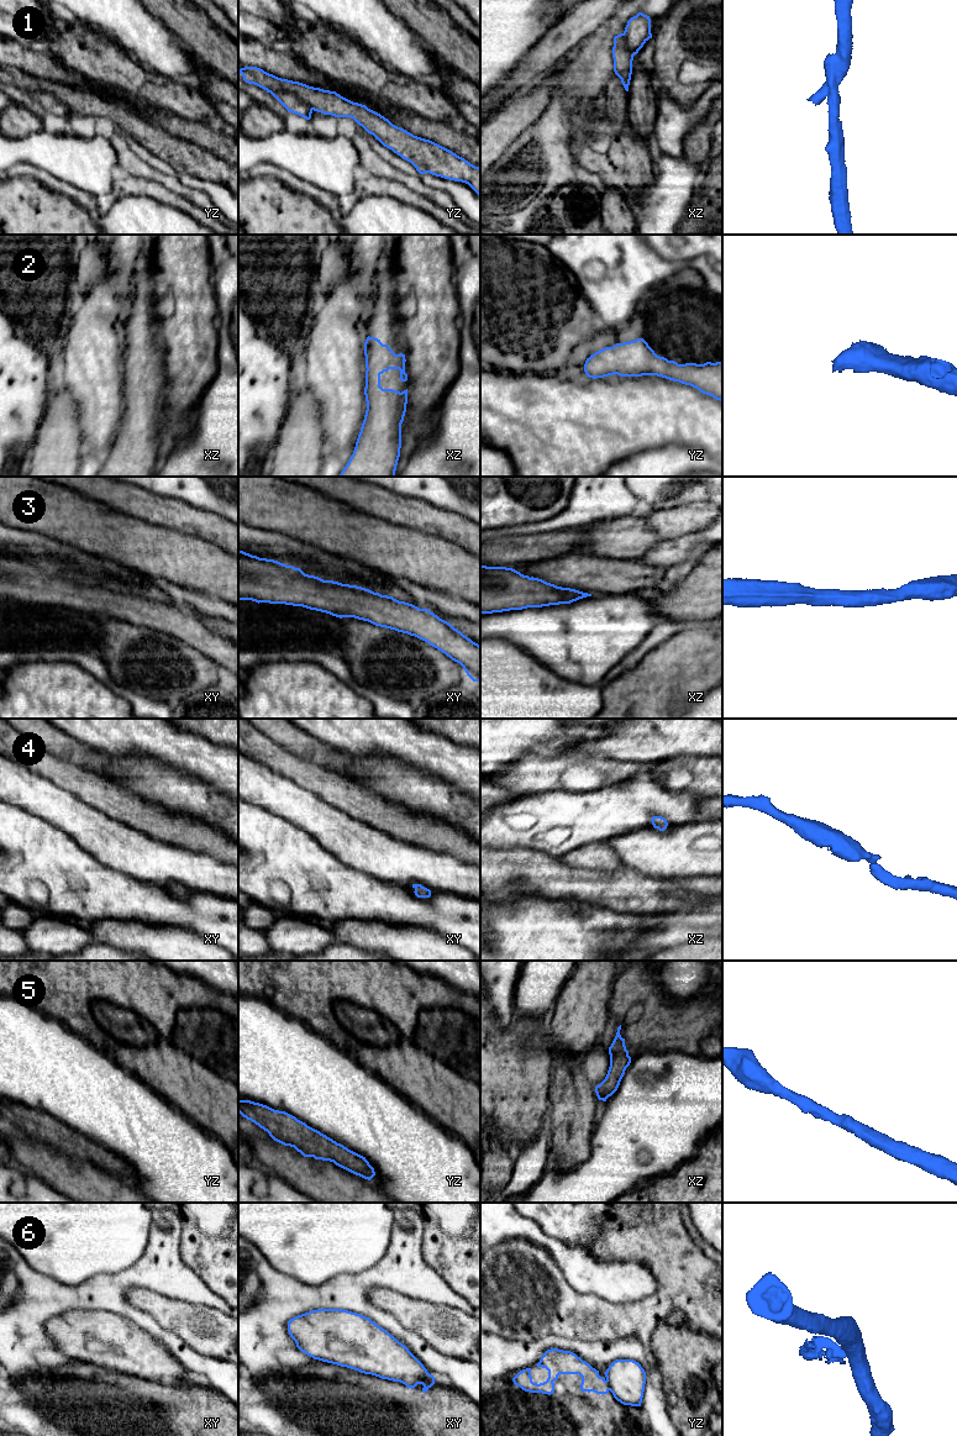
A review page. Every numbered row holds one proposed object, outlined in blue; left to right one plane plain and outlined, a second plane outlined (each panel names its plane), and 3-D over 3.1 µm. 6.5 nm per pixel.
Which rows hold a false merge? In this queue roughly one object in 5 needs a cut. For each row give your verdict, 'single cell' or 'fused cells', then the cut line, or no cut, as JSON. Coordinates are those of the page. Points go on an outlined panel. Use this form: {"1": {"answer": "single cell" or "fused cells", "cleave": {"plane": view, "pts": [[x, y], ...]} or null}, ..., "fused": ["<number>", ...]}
{"1": {"answer": "fused cells", "cleave": {"plane": "yz", "pts": [[267, 89], [292, 91], [311, 110]]}}, "2": {"answer": "single cell", "cleave": null}, "3": {"answer": "single cell", "cleave": null}, "4": {"answer": "single cell", "cleave": null}, "5": {"answer": "single cell", "cleave": null}, "6": {"answer": "fused cells", "cleave": {"plane": "yz", "pts": [[605, 1381], [610, 1389]]}}, "fused": ["1", "6"]}

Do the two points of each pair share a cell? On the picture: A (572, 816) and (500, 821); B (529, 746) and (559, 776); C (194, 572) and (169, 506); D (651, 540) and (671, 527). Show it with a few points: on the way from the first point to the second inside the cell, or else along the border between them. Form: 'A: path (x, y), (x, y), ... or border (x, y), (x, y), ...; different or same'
A: path (555, 821), (518, 821); same
B: border (567, 752), (553, 757), (522, 756), (511, 764); different
C: border (150, 522), (174, 527), (205, 540); different
D: border (643, 517), (647, 525), (663, 538); different

